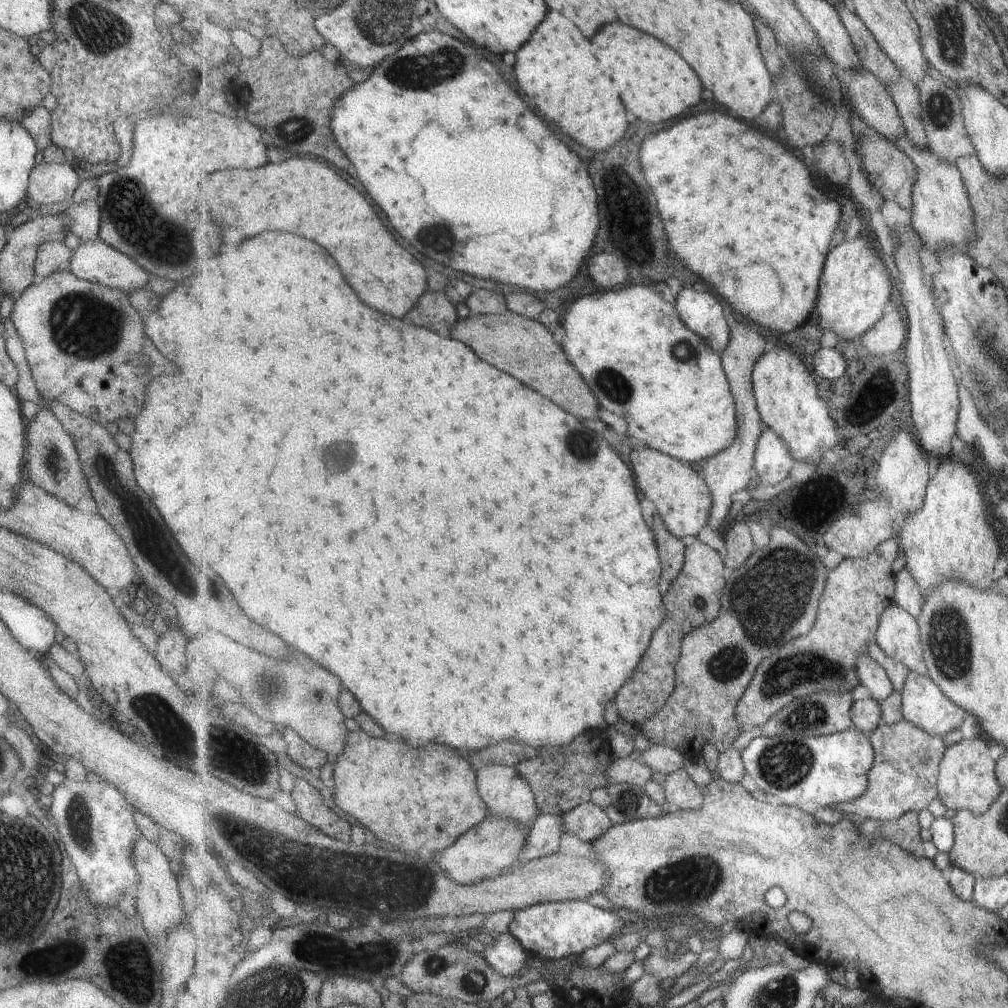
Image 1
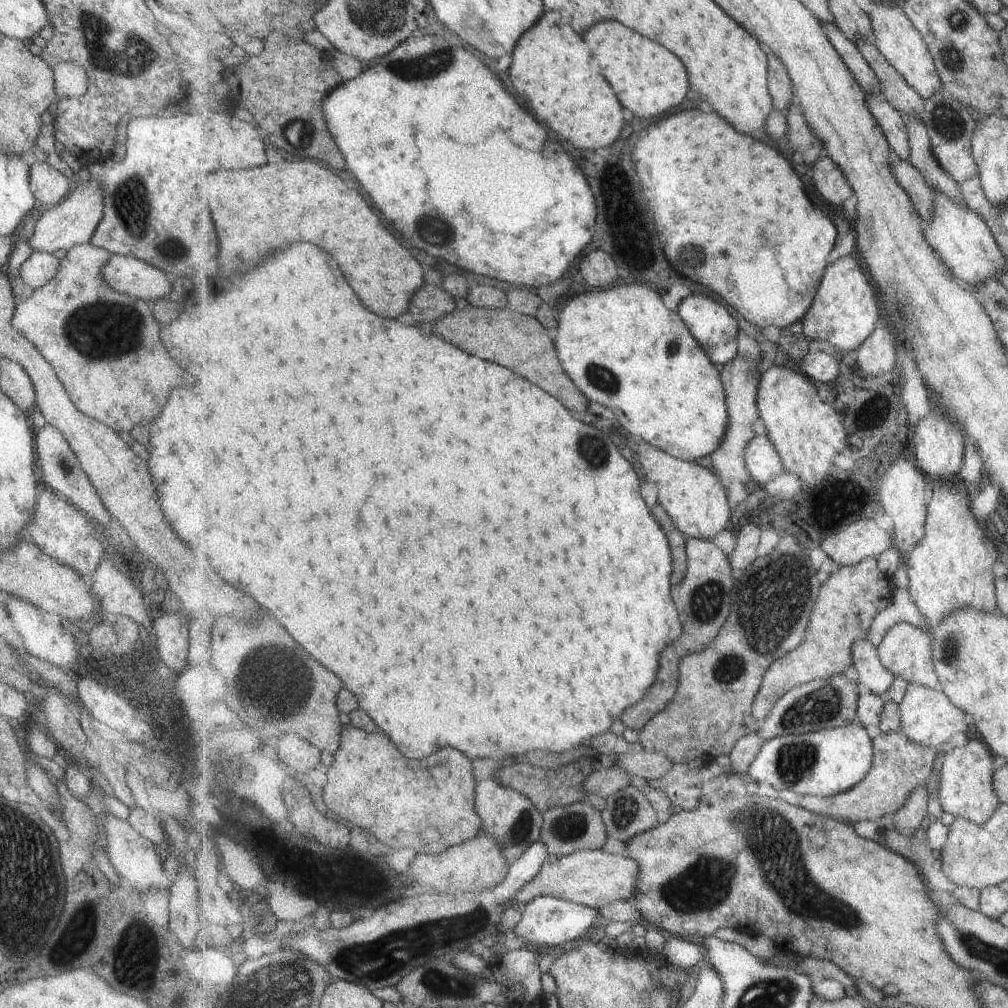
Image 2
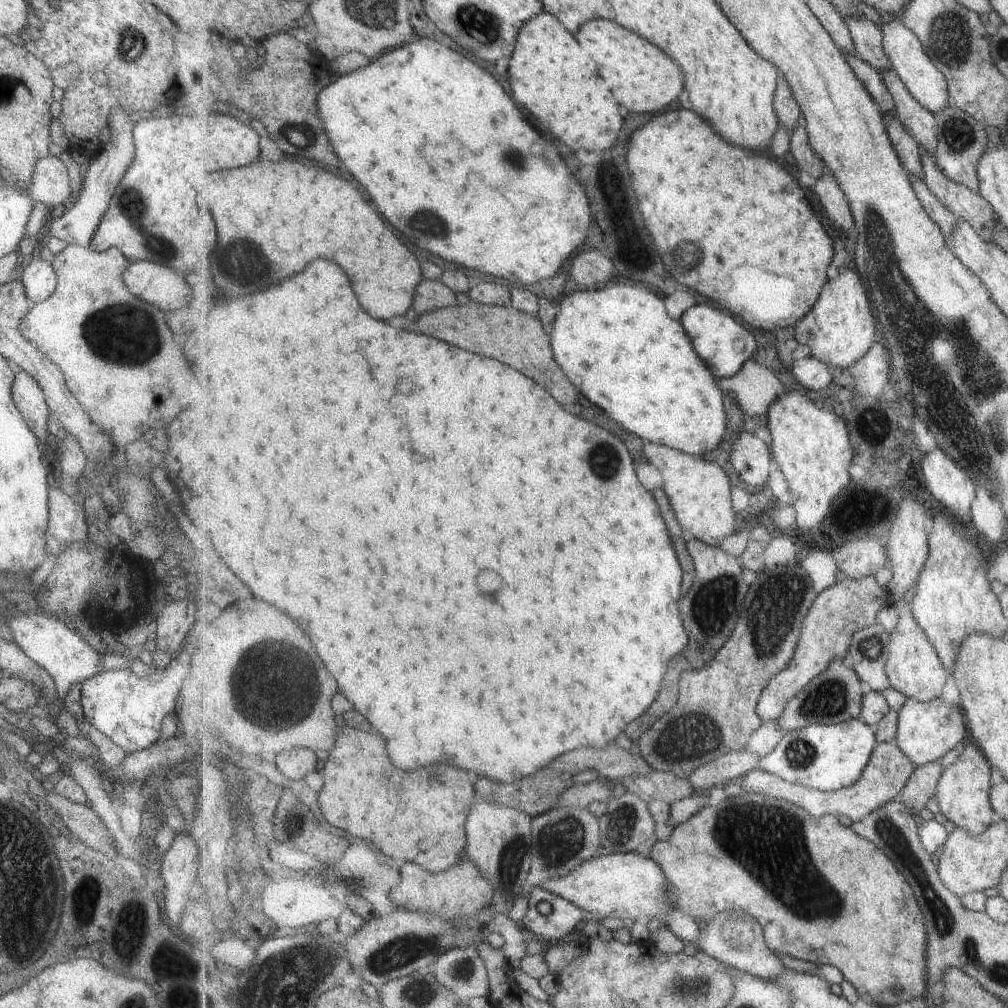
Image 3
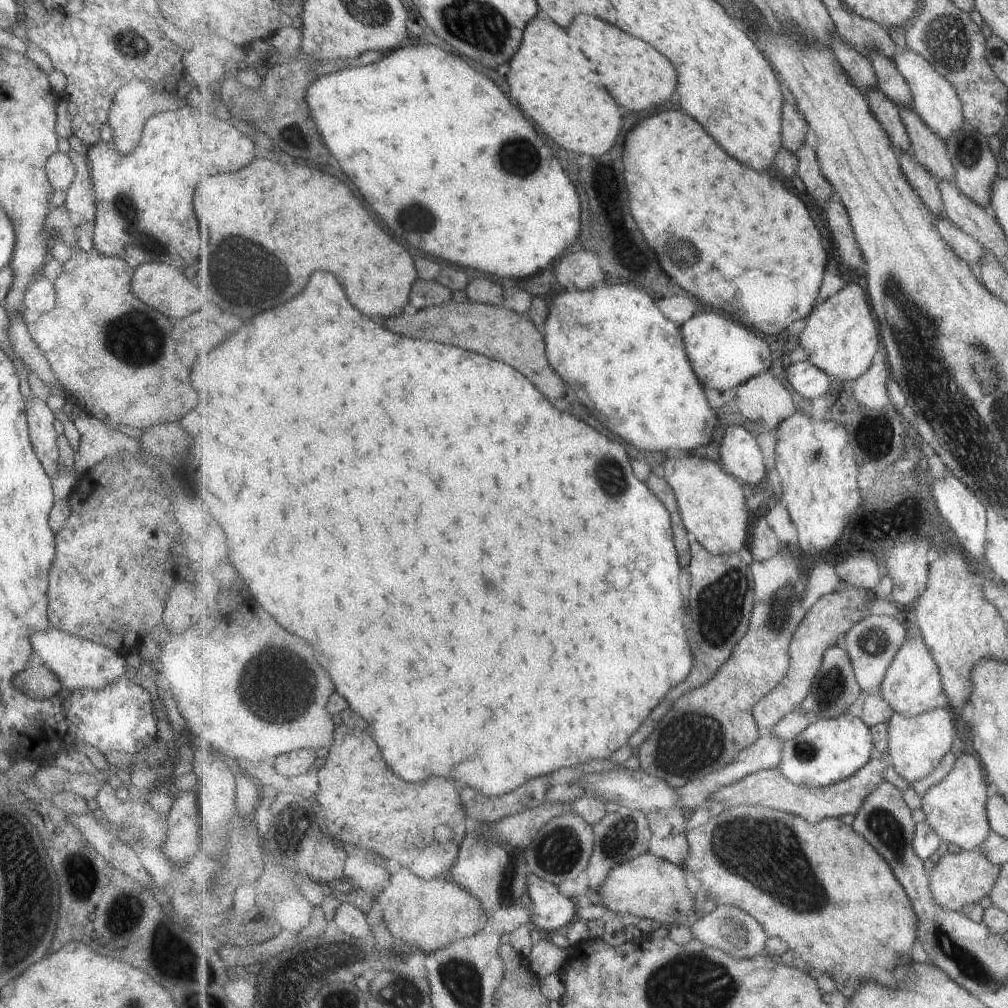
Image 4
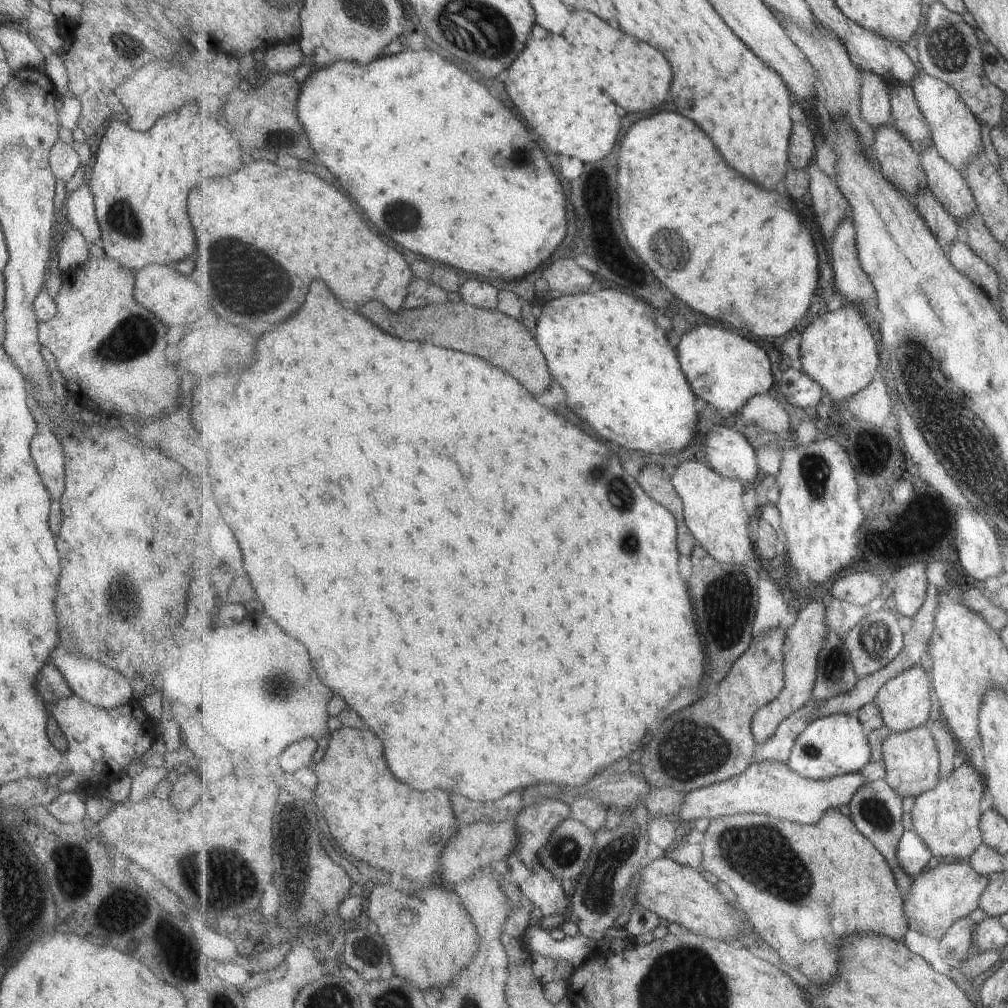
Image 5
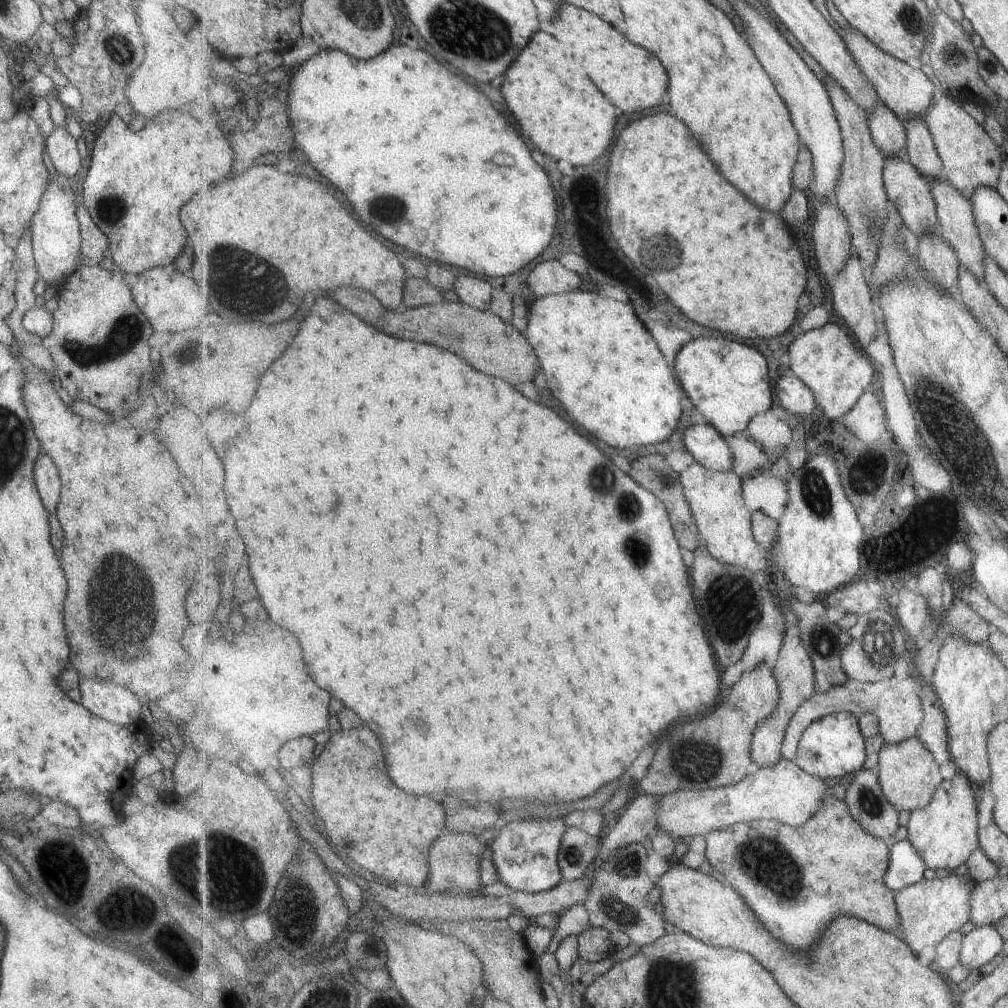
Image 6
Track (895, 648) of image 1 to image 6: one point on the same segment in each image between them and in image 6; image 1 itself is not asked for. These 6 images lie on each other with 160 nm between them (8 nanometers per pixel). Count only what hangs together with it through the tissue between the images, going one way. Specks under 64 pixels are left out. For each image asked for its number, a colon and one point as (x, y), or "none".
2: (906, 650)
3: (914, 668)
4: (913, 685)
5: (905, 701)
6: (897, 703)

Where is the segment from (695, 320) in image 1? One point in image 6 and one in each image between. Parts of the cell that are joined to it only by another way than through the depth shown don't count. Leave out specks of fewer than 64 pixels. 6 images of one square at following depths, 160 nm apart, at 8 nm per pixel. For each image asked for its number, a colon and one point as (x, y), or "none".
2: (717, 331)
3: (724, 345)
4: (725, 354)
5: (725, 370)
6: (728, 383)

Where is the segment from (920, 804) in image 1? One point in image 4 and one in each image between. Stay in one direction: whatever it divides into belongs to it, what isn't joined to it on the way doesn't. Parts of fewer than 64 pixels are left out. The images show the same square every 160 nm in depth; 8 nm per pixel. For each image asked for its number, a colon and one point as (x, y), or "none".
2: (900, 766)
3: (889, 770)
4: (770, 788)

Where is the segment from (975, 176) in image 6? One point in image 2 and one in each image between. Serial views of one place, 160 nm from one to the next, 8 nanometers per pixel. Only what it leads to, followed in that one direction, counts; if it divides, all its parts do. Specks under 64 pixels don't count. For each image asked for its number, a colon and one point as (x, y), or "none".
2: (897, 37)
3: (928, 84)
4: (936, 100)
5: (957, 135)

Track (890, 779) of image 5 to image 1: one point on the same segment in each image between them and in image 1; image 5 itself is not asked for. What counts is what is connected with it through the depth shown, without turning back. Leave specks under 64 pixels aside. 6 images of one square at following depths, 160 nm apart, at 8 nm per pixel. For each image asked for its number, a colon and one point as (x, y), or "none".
1: (925, 704)
2: (929, 717)
3: (926, 731)
4: (918, 744)

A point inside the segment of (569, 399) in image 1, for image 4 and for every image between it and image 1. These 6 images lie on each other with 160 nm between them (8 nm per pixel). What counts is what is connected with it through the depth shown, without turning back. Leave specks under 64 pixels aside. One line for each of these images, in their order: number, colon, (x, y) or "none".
2: (520, 342)
3: (514, 337)
4: (516, 340)

